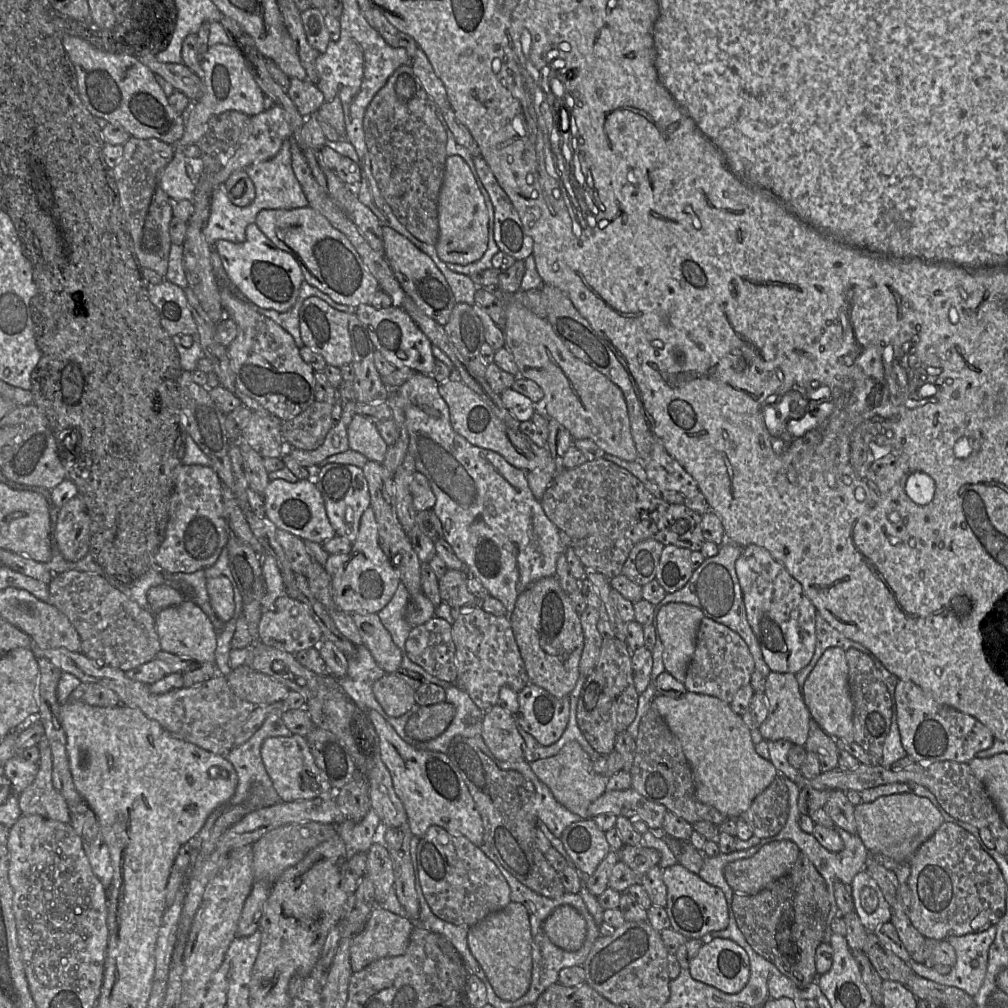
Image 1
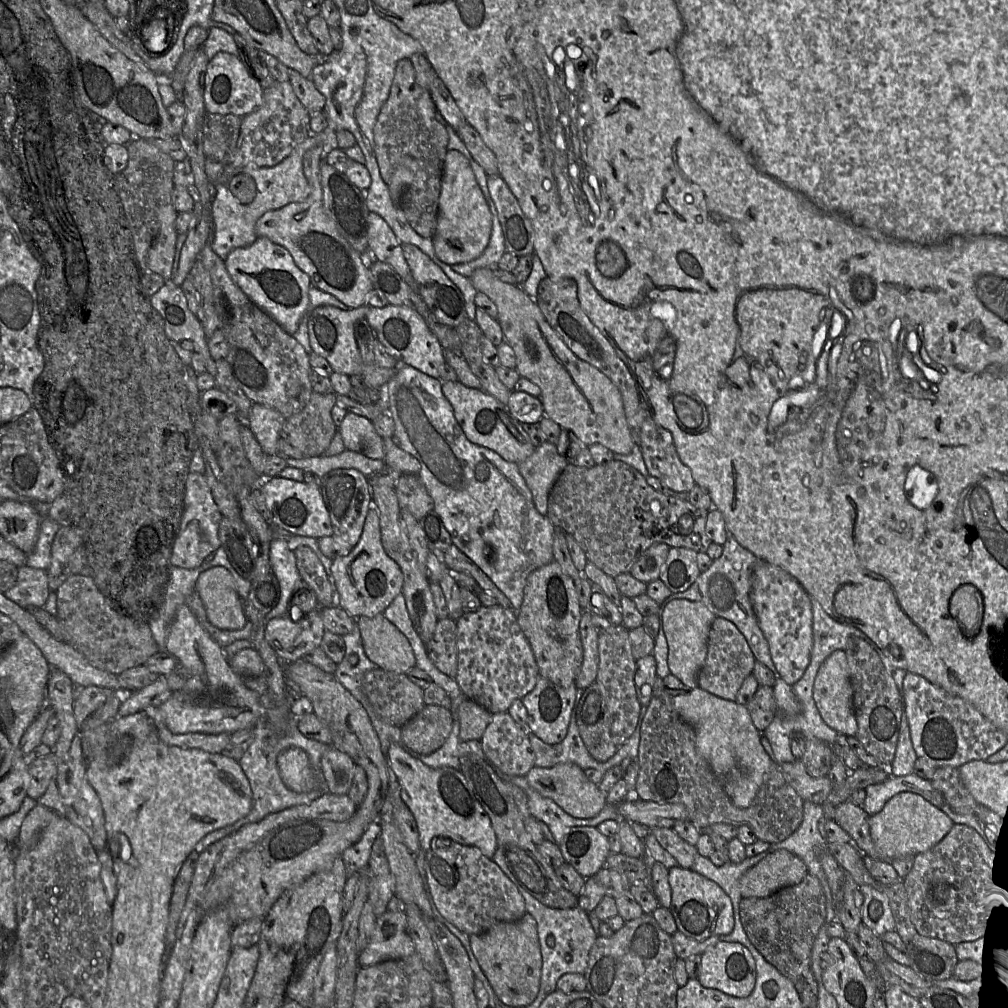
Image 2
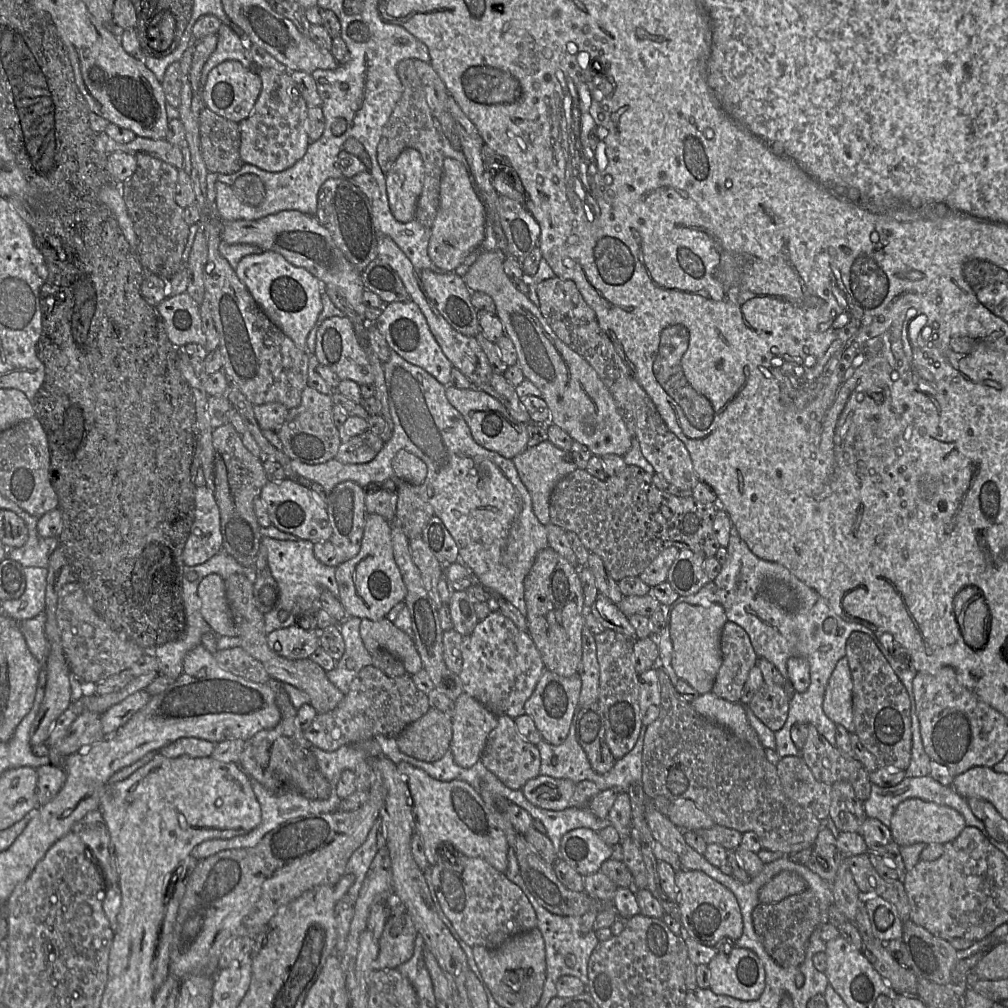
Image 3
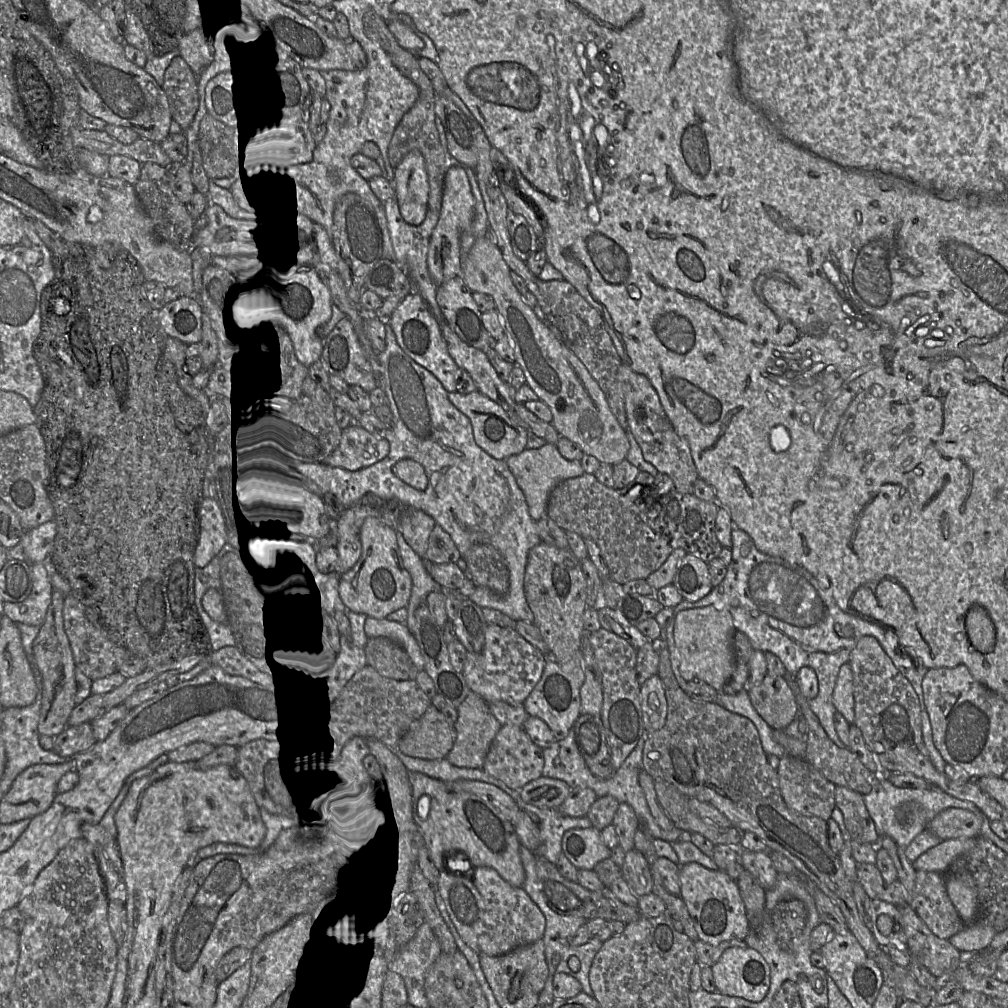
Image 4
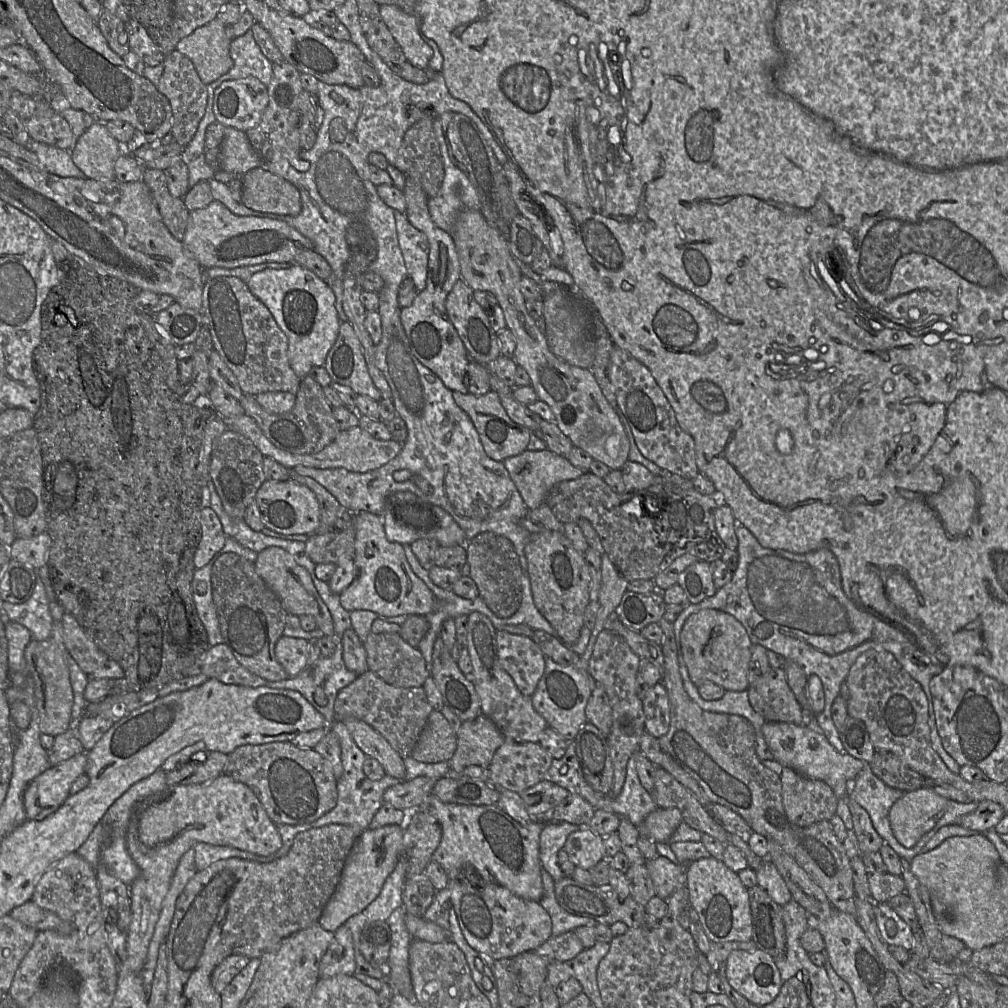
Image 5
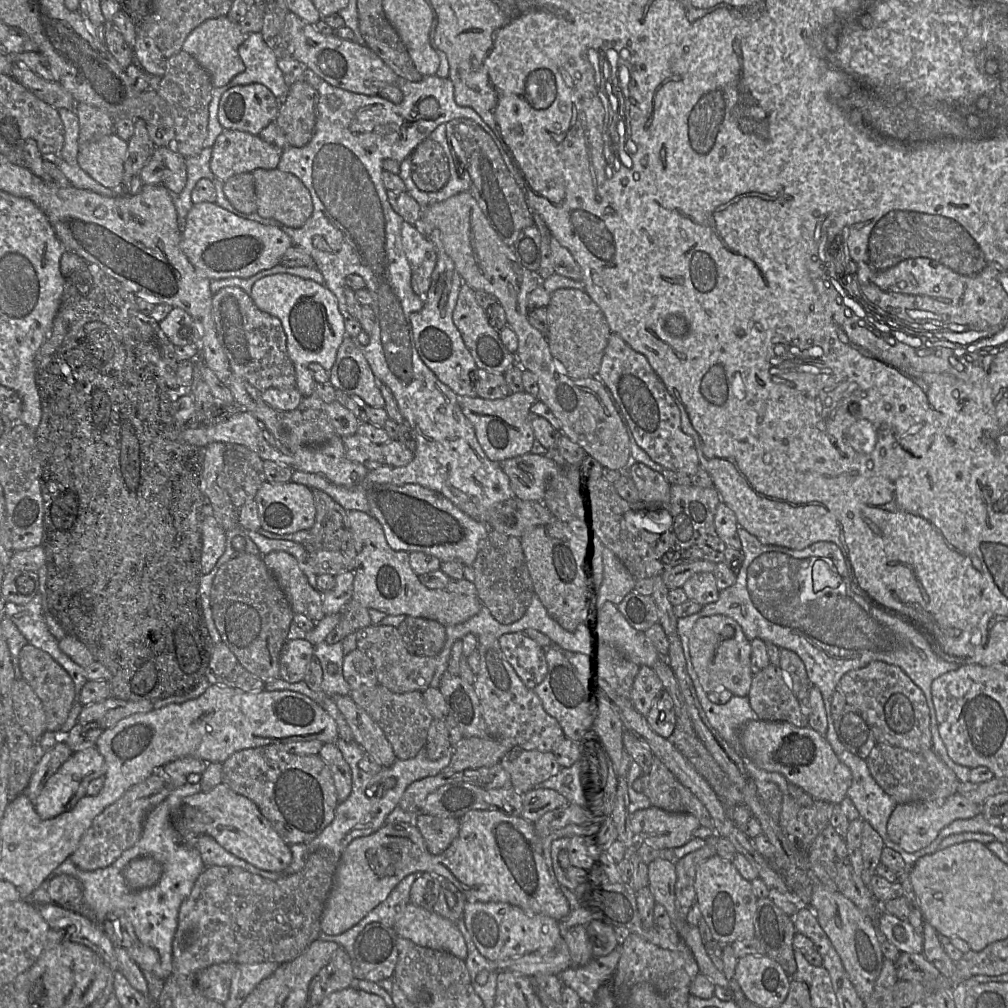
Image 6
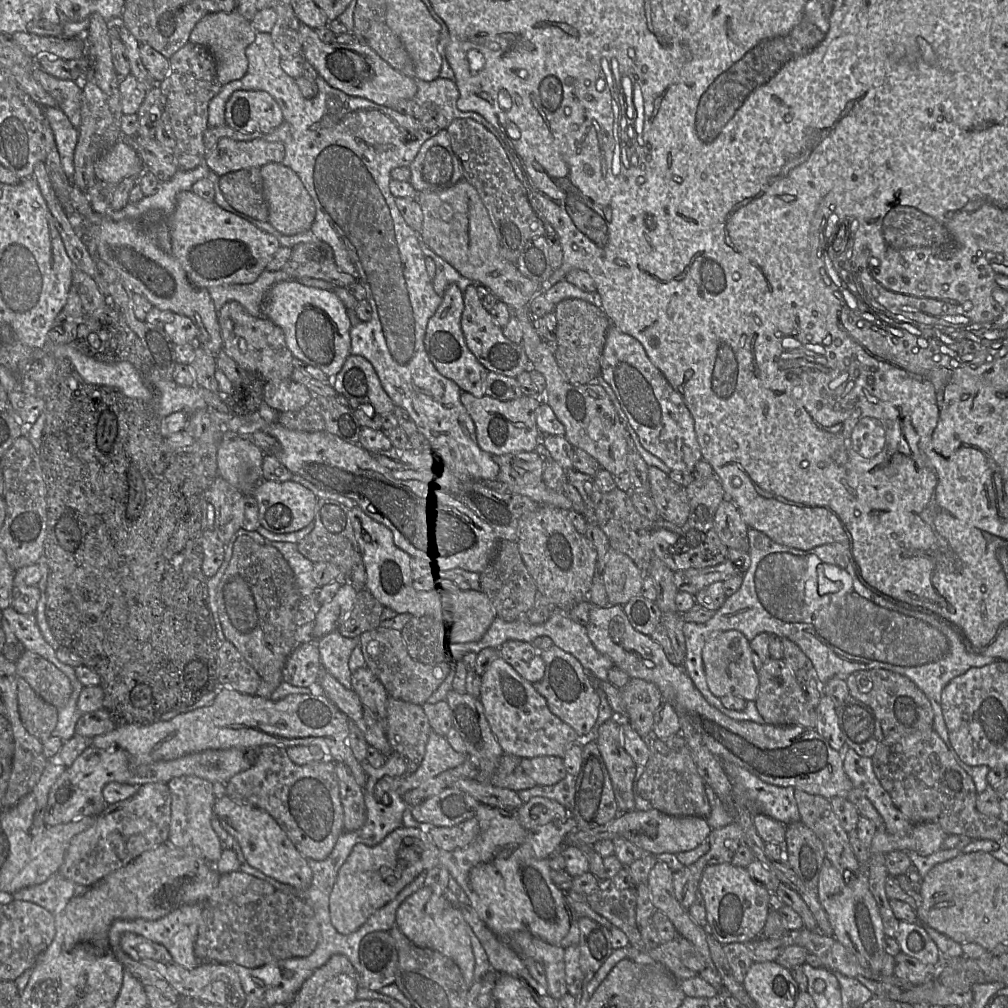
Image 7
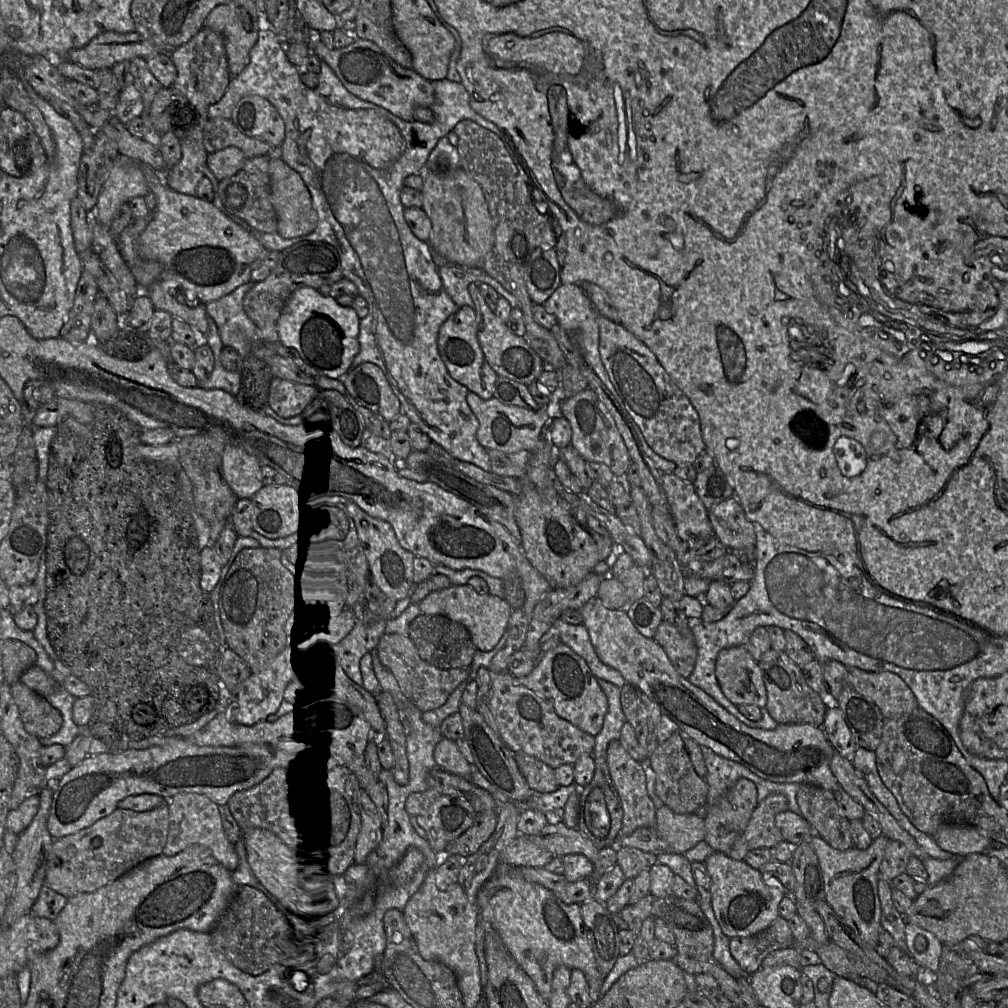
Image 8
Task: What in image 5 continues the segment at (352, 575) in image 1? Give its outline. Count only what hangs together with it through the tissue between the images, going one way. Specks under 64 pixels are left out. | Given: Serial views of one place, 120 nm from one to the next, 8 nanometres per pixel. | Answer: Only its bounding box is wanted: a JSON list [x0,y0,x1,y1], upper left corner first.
[339,512,436,618]

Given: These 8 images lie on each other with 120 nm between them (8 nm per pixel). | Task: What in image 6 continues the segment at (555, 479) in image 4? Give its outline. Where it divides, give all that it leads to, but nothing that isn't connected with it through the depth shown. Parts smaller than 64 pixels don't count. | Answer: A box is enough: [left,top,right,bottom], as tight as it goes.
[500,453,562,501]

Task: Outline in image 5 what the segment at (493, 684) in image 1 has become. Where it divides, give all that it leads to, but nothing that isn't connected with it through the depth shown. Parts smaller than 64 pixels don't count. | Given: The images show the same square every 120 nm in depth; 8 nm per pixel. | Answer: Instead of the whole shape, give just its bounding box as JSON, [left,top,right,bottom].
[496,631,545,696]

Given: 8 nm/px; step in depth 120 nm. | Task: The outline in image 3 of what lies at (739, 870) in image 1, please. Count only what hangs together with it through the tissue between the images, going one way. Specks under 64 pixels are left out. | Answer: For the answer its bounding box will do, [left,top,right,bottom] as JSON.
[758,870,807,904]

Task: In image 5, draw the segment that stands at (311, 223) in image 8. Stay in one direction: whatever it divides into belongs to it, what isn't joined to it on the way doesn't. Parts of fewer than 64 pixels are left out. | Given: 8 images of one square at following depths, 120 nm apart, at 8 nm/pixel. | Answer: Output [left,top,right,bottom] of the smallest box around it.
[241,168,302,216]

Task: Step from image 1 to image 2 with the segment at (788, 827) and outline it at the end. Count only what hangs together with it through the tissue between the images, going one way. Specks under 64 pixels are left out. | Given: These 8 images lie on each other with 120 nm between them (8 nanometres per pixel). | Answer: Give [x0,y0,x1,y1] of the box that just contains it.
[768,801,832,899]

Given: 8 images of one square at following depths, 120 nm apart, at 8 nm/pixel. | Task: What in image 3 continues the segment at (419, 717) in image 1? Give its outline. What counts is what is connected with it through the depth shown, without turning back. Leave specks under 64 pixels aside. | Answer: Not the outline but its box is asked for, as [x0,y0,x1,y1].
[396,707,451,762]

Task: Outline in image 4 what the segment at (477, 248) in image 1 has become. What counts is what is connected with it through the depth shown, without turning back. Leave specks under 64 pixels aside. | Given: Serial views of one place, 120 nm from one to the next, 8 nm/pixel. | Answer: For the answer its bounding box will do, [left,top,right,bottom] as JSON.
[427,167,475,286]

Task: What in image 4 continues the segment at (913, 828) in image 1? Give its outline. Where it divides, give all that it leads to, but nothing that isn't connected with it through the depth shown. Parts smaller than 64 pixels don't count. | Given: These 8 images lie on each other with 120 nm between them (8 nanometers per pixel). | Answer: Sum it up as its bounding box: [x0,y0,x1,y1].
[927,808,983,840]

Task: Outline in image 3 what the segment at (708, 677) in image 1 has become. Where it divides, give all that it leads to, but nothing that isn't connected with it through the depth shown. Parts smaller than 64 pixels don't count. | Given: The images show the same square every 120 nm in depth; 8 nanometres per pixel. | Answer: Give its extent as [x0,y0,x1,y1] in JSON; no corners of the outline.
[711,620,758,703]

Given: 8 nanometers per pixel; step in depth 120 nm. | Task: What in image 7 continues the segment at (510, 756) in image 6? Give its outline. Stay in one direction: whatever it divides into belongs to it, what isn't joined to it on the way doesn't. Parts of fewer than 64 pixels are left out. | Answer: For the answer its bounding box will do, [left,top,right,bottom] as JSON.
[520,756,568,785]

